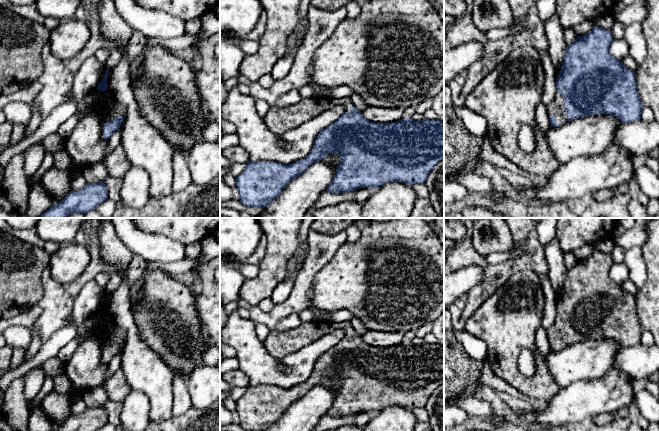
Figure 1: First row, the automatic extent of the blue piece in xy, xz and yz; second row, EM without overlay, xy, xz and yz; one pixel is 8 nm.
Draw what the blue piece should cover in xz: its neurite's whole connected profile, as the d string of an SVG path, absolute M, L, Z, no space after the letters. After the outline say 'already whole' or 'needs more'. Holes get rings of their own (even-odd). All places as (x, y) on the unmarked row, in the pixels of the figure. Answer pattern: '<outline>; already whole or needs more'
M350 321L302 322L290 330L271 330L263 345L273 357L284 358L335 330L342 330L345 336L318 358L310 377L305 382L288 389L270 385L246 387L244 395L236 401L238 423L244 429L267 431L294 402L329 378L337 378L340 382L340 388L326 414L333 418L360 412L376 413L394 405L408 409L425 408L430 395L444 383L444 347L439 343L415 345L404 342L388 347L371 346L353 330Z; needs more

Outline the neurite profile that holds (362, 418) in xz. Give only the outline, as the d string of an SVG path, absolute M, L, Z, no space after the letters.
M360 412L355 414L354 416L356 425L363 428L366 424L370 422L373 415L374 413L371 412Z

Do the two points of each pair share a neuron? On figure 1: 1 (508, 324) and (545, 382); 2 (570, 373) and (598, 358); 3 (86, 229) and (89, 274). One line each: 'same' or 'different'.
1: same
2: same
3: same

